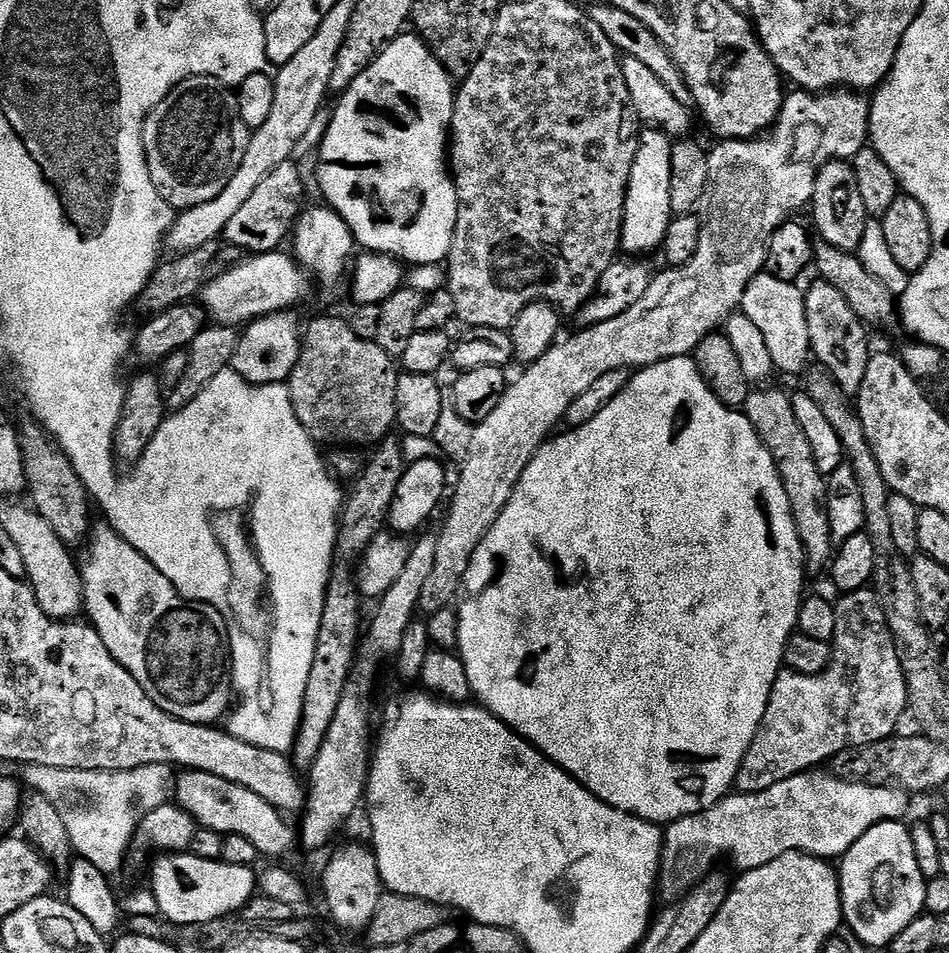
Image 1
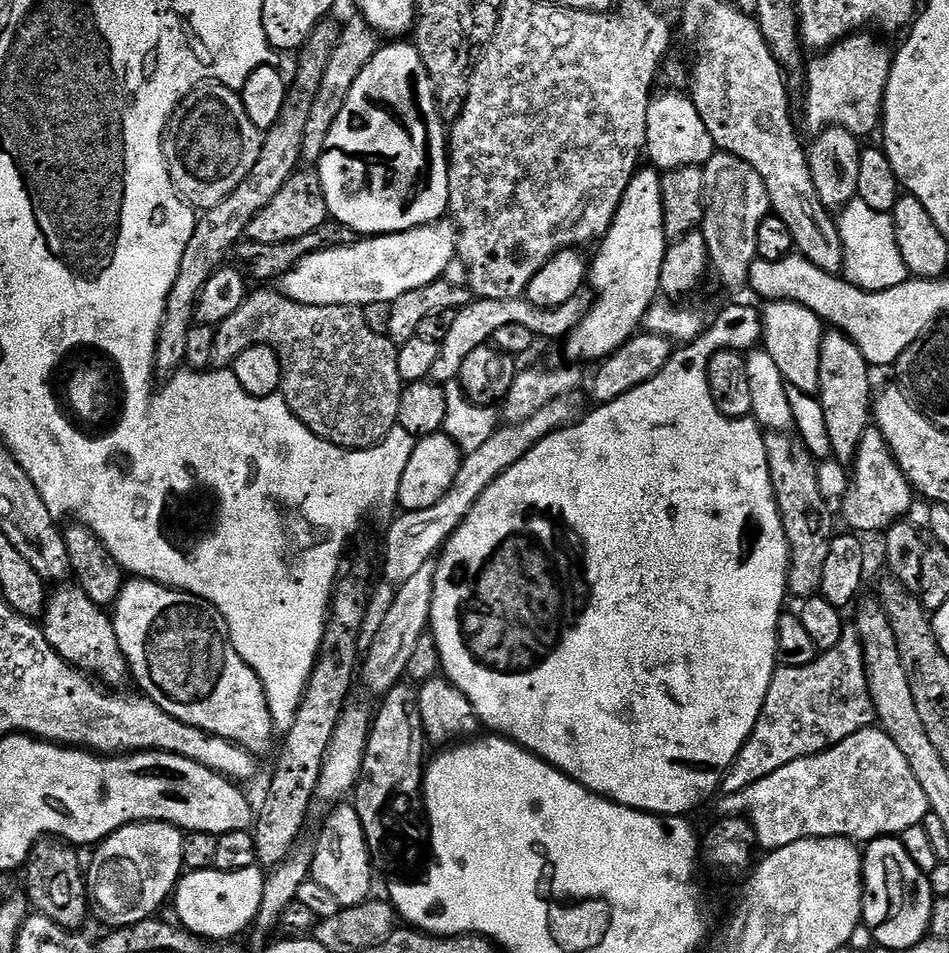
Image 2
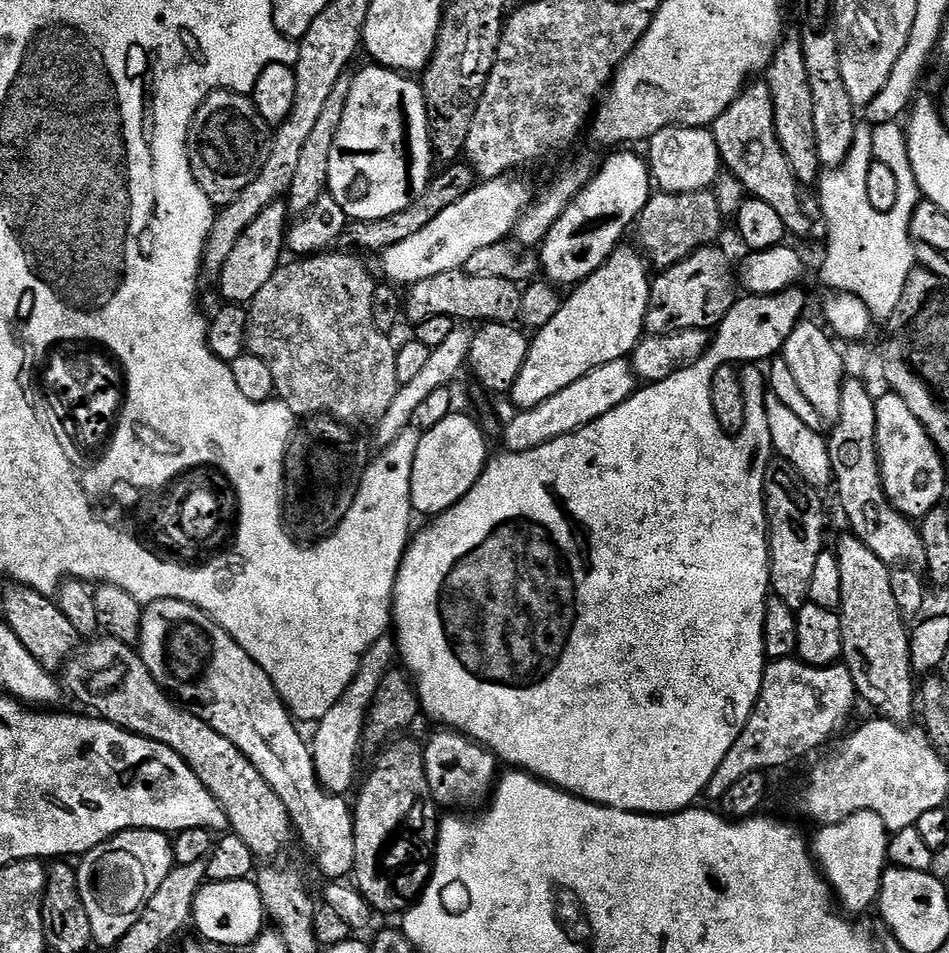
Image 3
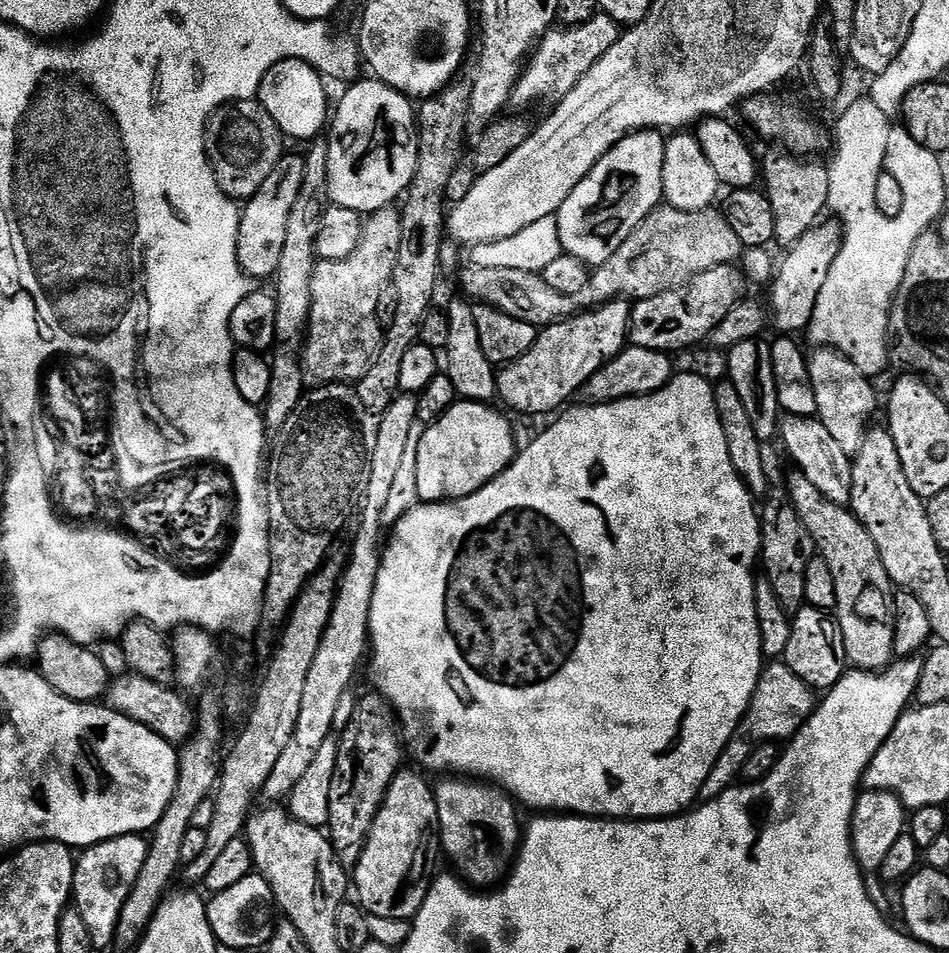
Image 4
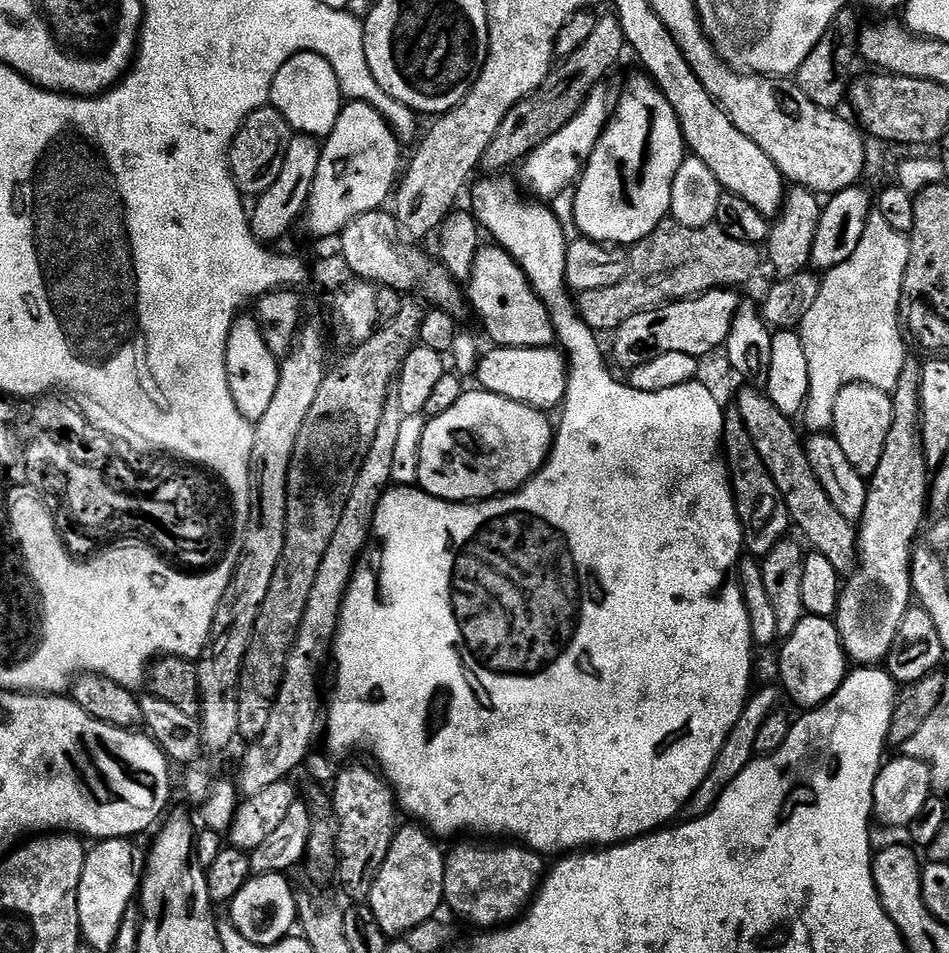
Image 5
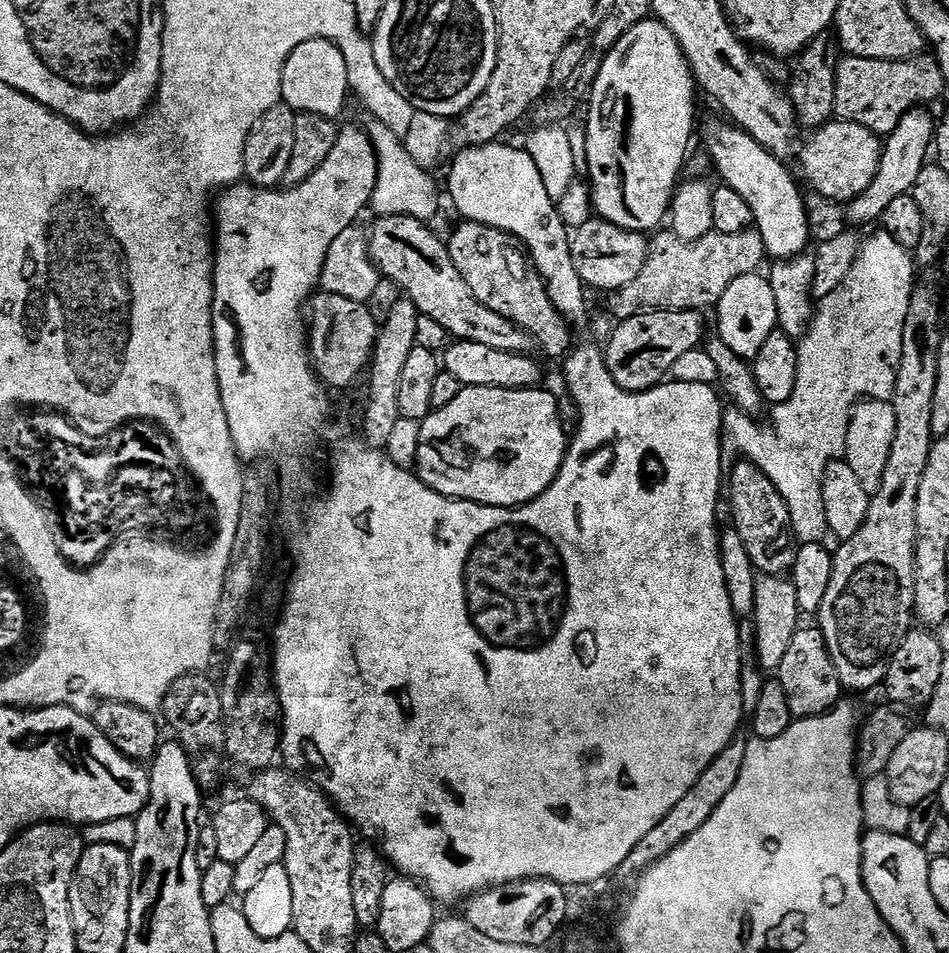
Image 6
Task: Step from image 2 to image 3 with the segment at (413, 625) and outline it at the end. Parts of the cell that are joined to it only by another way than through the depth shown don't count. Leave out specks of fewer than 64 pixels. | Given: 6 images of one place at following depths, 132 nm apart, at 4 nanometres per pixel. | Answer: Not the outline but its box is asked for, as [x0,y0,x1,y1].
[310,634,397,796]

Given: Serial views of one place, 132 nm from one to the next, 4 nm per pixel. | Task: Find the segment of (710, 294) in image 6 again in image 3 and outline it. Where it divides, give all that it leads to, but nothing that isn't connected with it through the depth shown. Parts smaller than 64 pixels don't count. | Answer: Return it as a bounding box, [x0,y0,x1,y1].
[404,191,726,325]

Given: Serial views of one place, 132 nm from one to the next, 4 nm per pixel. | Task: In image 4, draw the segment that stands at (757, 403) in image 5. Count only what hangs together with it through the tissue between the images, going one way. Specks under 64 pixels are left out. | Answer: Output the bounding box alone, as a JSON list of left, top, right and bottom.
[786,470,896,672]

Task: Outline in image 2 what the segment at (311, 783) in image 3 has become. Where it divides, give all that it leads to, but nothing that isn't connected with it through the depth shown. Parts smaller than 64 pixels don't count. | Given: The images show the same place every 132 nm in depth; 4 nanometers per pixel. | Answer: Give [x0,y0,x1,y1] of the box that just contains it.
[110,578,373,908]

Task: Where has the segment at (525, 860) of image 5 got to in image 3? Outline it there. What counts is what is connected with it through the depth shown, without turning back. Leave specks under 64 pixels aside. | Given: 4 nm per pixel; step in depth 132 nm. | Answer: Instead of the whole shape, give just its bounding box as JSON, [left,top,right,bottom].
[423,727,498,810]

